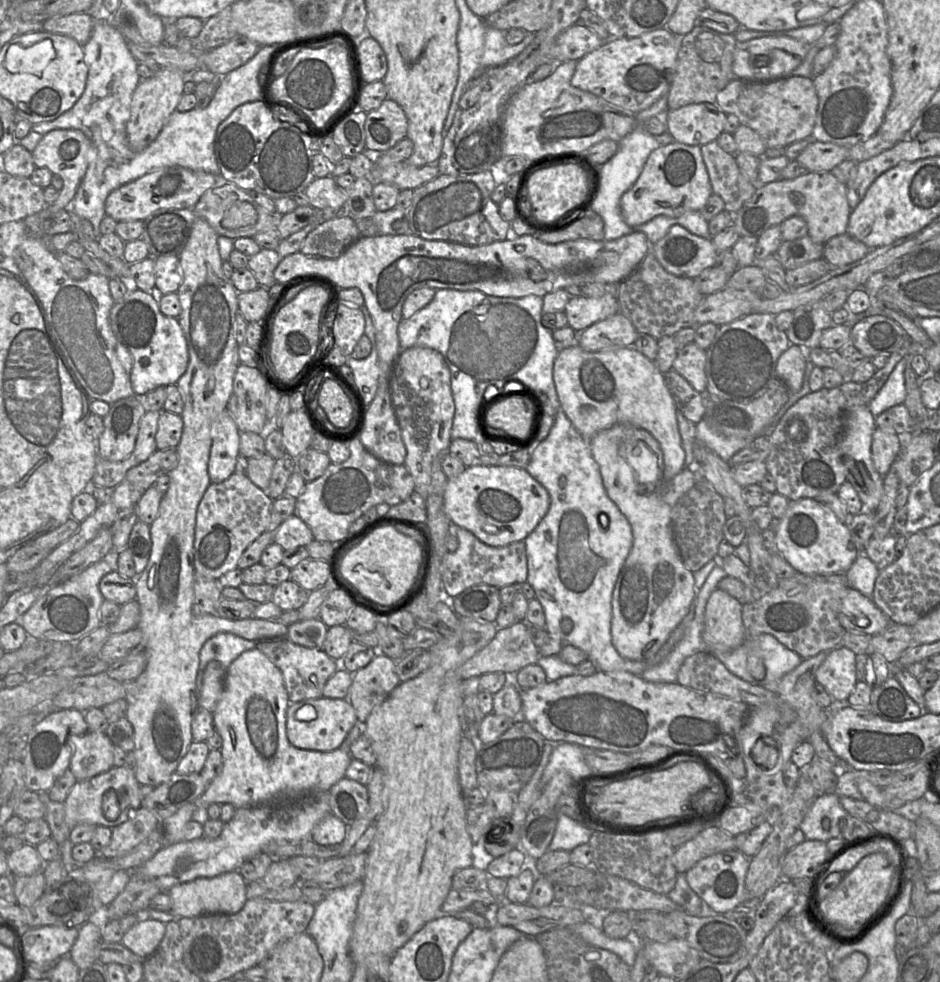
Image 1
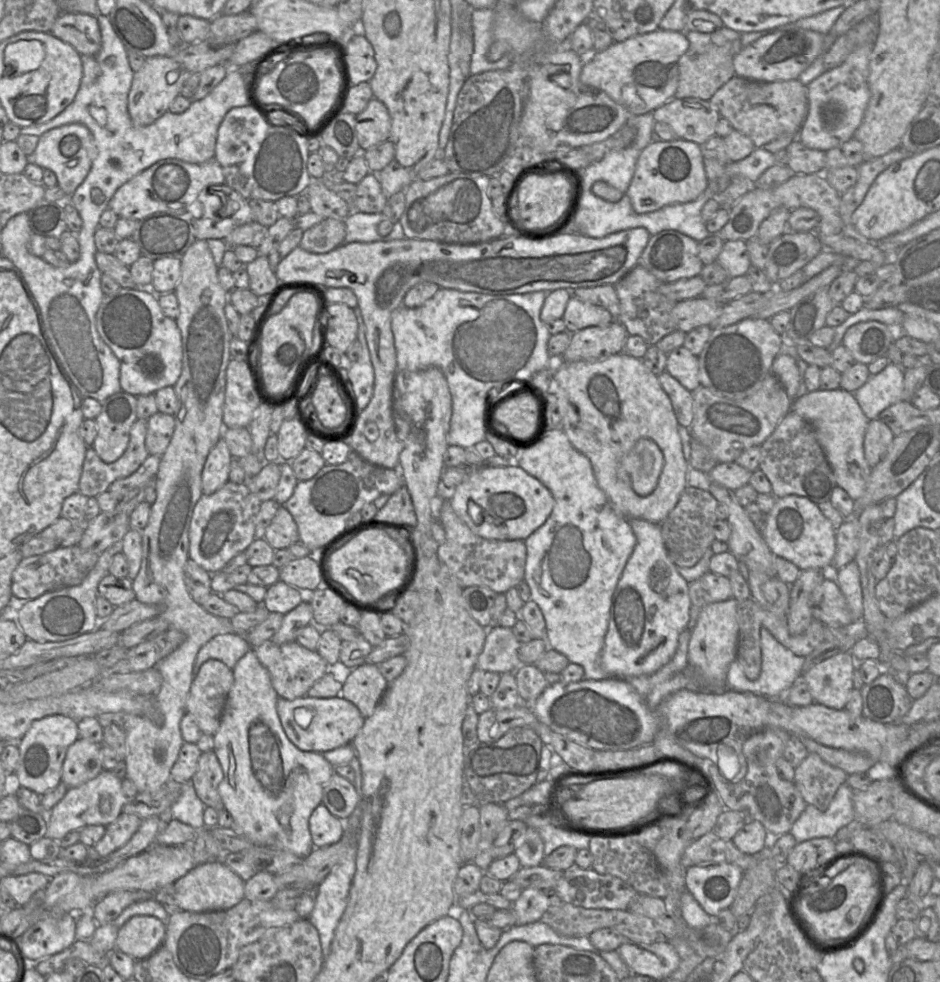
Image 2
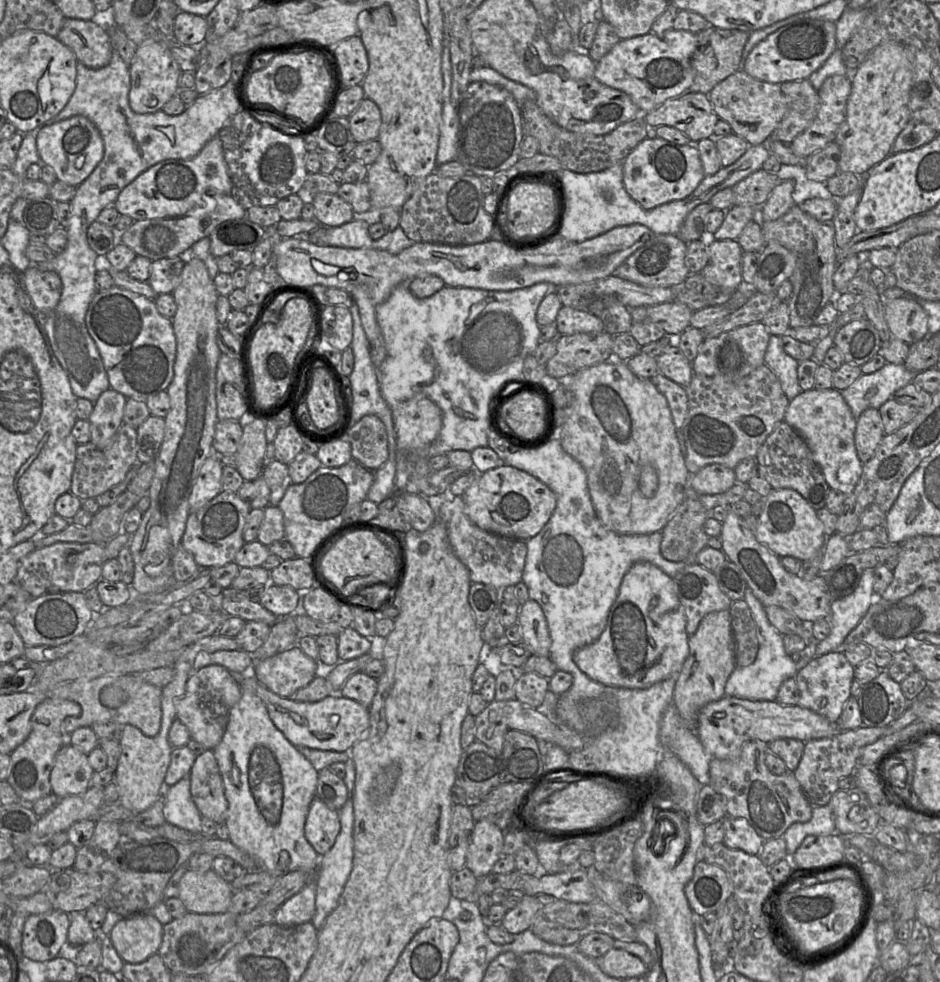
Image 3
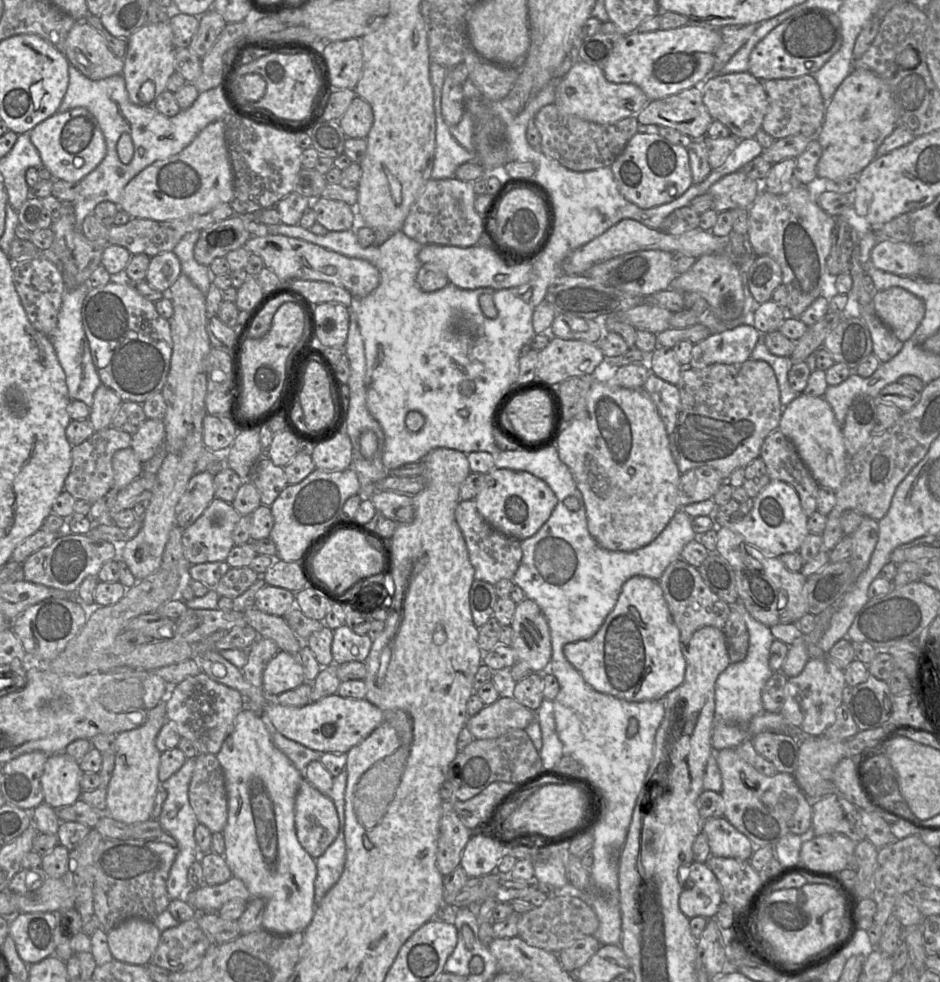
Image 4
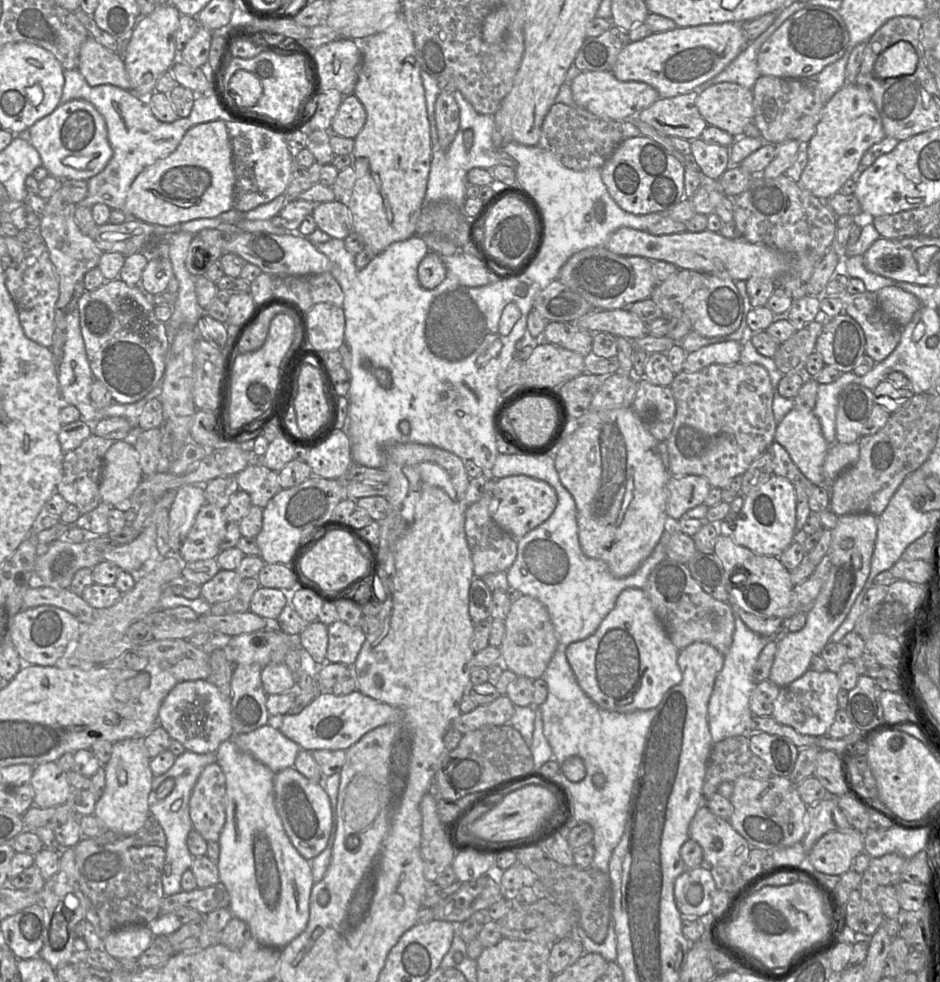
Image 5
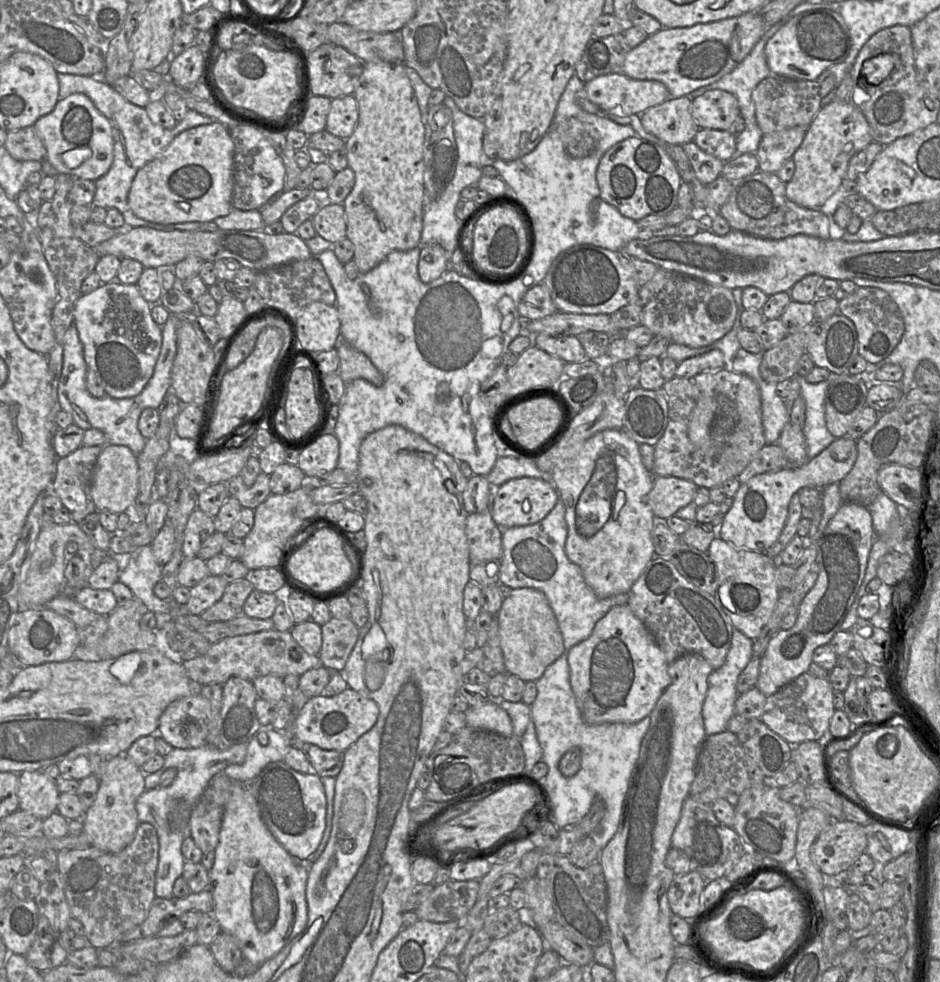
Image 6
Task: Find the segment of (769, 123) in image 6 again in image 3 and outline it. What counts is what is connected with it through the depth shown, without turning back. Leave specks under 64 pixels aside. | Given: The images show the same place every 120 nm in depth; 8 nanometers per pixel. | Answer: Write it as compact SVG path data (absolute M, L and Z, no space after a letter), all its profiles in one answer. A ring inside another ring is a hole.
M808 79L784 82L780 88L787 100L787 109L768 141L791 143L815 120L820 99Z

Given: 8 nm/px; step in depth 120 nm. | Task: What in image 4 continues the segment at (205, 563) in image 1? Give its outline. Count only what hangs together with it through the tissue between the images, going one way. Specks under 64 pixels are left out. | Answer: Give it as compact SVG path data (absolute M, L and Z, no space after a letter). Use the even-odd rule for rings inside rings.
M214 498L201 516L190 526L182 530L181 541L184 556L191 565L206 562L223 562L235 546L233 530L240 520L241 515L231 503Z

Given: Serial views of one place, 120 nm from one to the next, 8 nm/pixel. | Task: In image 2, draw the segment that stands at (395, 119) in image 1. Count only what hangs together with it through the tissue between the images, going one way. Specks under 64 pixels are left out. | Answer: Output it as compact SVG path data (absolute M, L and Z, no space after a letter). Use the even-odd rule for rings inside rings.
M372 98L365 110L356 115L356 131L361 152L389 140L391 117L386 105Z

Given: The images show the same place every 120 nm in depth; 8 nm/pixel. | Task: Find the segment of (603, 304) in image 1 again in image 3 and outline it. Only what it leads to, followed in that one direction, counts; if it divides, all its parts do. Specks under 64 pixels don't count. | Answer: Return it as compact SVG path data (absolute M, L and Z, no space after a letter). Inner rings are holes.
M568 306L561 307L555 323L559 335L598 334L604 331L604 323L598 316Z

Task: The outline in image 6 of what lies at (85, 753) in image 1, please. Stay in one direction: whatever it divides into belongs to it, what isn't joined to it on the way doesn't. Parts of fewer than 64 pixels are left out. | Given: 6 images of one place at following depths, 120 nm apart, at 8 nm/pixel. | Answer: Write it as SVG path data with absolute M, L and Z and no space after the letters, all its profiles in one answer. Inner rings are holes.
M36 770L19 773L17 796L20 810L44 820L57 812L60 792L55 779Z

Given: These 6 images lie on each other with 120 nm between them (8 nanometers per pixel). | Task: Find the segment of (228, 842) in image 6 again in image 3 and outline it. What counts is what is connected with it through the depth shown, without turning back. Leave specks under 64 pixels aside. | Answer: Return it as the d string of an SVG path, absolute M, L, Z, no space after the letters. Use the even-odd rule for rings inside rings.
M242 689L241 699L229 714L220 743L212 750L223 780L228 803L225 824L229 840L254 856L263 871L282 876L291 871L303 871L316 877L320 857L304 834L304 826L312 799L316 796L318 771L271 720L267 707L252 691ZM311 881L276 909L274 923L295 926L311 922L314 913L315 882Z

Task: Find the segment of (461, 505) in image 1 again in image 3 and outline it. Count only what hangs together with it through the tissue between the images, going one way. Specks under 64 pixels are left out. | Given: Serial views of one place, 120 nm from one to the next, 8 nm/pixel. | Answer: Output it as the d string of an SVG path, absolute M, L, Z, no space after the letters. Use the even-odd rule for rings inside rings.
M500 465L478 475L478 478L461 495L469 519L479 528L511 539L528 540L536 536L550 520L556 505L555 493L535 476L508 465Z

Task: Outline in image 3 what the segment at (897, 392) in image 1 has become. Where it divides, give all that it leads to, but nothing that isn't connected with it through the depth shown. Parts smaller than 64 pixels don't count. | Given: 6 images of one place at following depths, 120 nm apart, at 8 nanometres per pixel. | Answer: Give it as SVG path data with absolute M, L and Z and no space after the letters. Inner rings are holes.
M887 363L878 371L862 374L848 388L841 390L853 416L859 416L868 408L879 409L892 399L894 393L912 383L918 373L908 370L904 364Z

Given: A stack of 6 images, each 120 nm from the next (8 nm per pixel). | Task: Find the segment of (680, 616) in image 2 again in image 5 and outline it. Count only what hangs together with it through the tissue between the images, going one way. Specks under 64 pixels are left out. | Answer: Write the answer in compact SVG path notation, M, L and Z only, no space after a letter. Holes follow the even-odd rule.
M627 588L620 593L613 610L591 636L568 645L566 657L578 684L595 704L607 711L631 713L656 708L665 693L682 681L677 662L679 652L656 615L645 590Z

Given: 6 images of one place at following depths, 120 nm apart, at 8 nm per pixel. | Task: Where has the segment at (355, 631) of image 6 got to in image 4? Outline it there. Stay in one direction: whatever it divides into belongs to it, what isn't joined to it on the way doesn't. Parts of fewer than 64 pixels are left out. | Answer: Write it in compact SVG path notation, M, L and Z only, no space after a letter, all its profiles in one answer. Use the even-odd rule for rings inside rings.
M343 625L333 631L332 656L336 664L345 662L365 662L373 640L366 635L358 635L347 625Z

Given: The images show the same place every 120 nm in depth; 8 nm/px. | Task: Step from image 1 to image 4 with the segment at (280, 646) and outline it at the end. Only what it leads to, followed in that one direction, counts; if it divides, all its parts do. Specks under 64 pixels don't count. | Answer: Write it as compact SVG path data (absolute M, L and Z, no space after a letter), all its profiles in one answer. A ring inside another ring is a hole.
M279 650L267 664L262 675L262 687L268 696L278 696L306 681L304 669L297 656Z

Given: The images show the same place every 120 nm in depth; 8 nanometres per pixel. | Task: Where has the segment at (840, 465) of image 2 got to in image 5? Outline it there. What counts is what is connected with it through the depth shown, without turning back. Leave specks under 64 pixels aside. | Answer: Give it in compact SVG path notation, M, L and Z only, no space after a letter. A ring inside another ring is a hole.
M793 408L783 420L778 423L774 441L787 450L792 461L802 474L815 486L829 487L832 482L828 482L825 479L823 475L823 464L830 445L825 440L821 424L813 411L801 411Z

